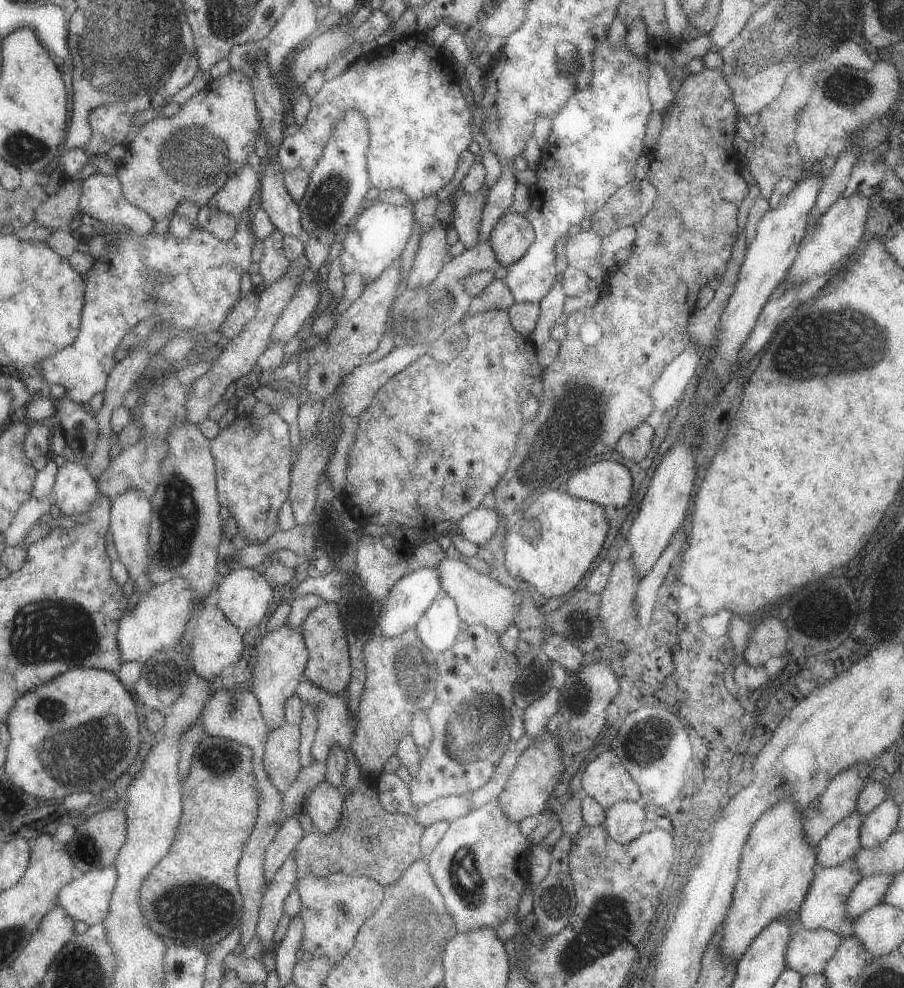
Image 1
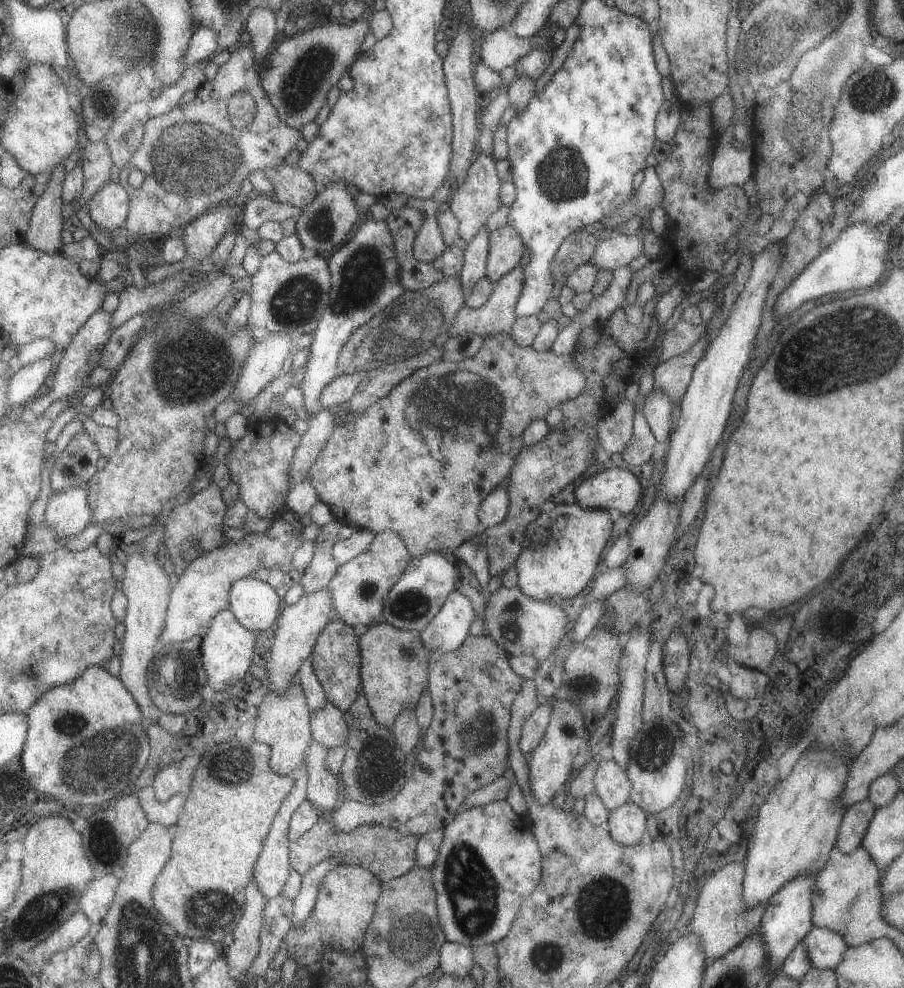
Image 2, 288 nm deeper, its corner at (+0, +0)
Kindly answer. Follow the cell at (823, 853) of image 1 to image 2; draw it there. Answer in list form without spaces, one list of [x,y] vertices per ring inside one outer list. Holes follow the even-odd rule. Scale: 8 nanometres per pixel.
[[[867,800],[857,802],[845,810],[845,814],[839,822],[837,842],[835,842],[835,848],[839,850],[839,854],[851,854],[855,848],[861,846],[861,840],[865,836],[865,830],[867,830],[867,824],[869,824],[873,812],[875,812],[875,808]]]

